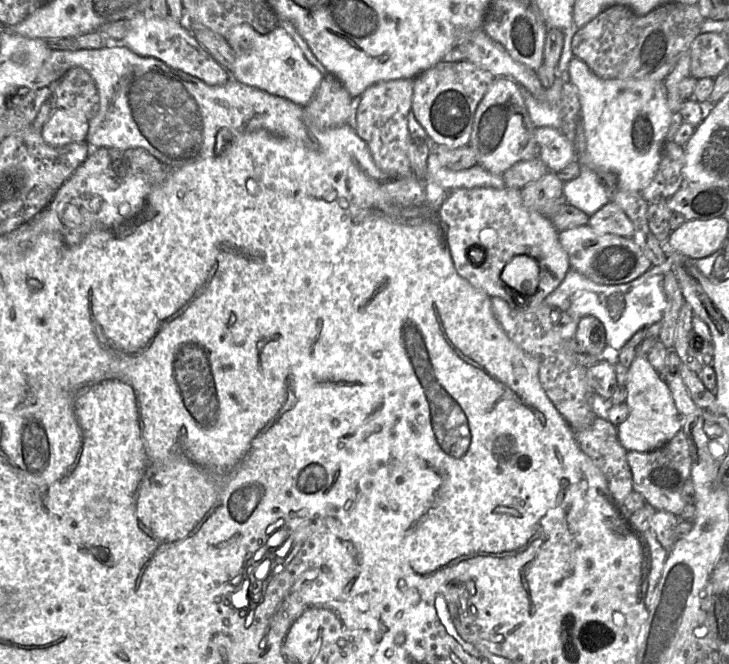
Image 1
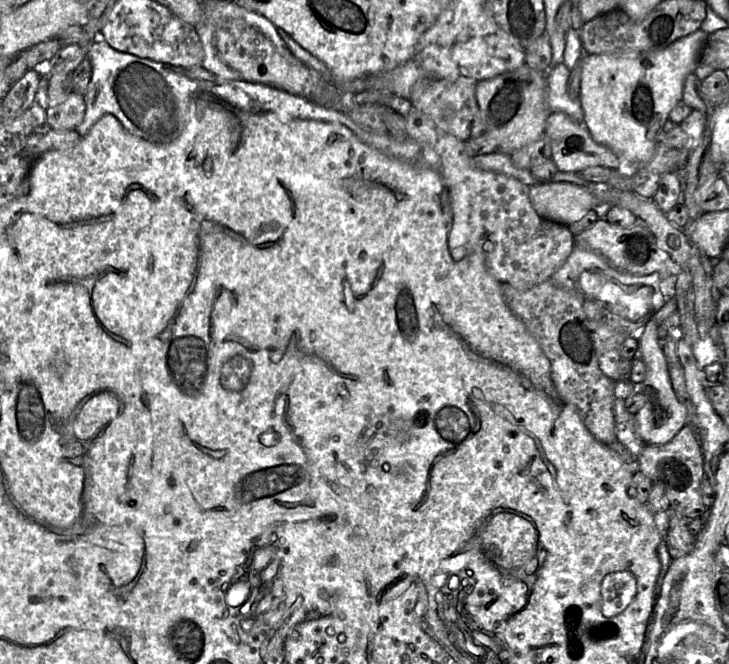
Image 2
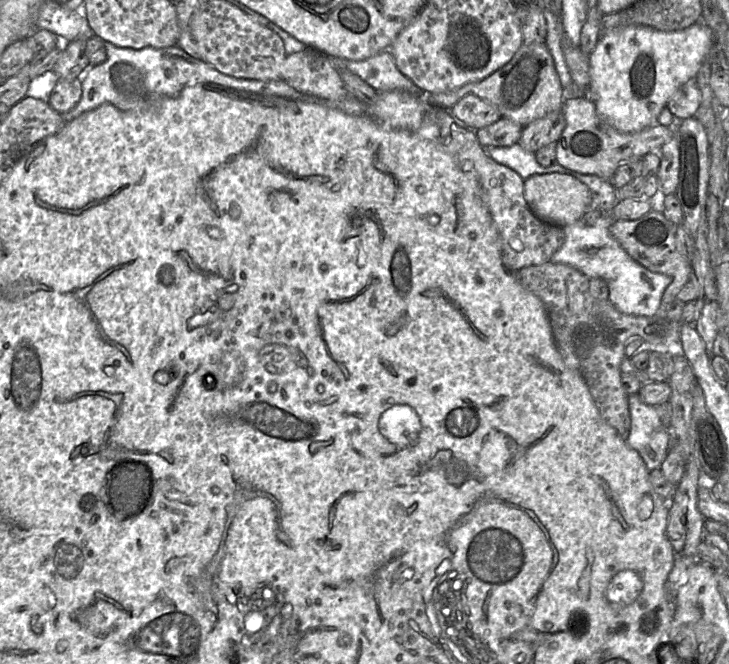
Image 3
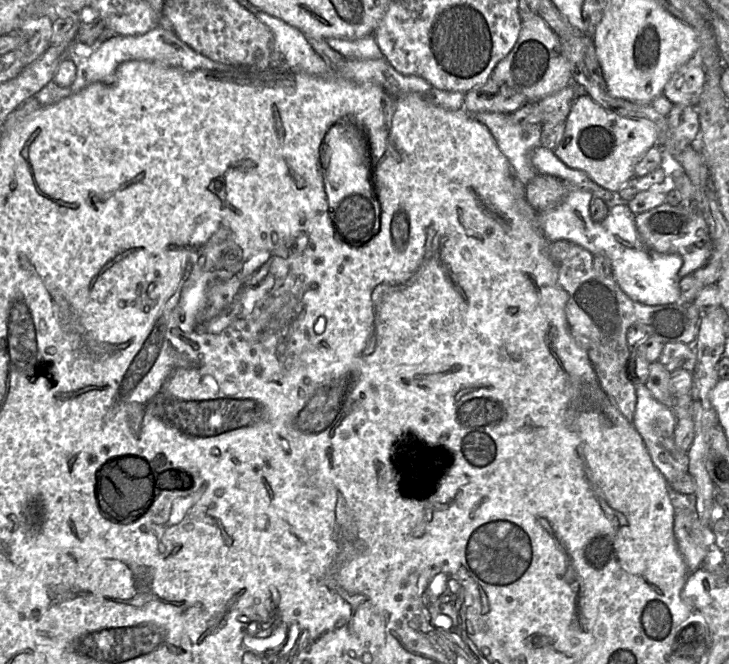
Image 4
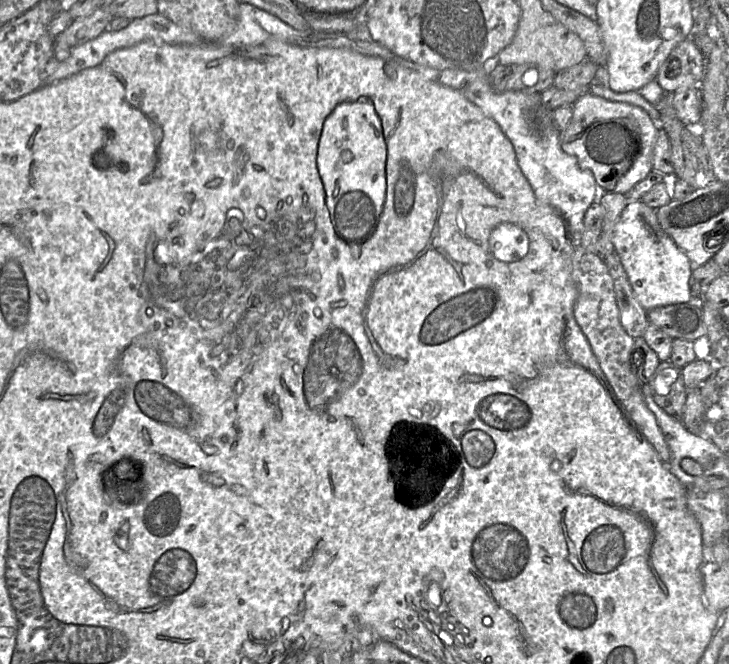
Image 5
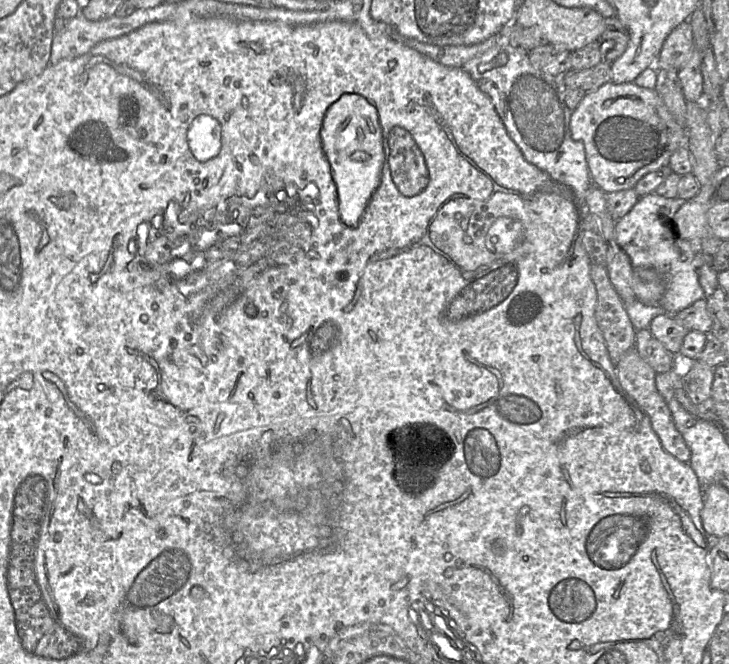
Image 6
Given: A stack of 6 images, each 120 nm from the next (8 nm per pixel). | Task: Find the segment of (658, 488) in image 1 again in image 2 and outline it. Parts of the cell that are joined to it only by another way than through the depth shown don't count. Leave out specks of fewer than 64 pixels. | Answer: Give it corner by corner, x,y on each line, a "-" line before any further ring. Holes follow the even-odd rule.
688,424
667,443
646,445
637,457
638,470
654,483
663,484
670,508
687,518
699,518
710,508
703,503
701,482
705,477
703,454
695,429

